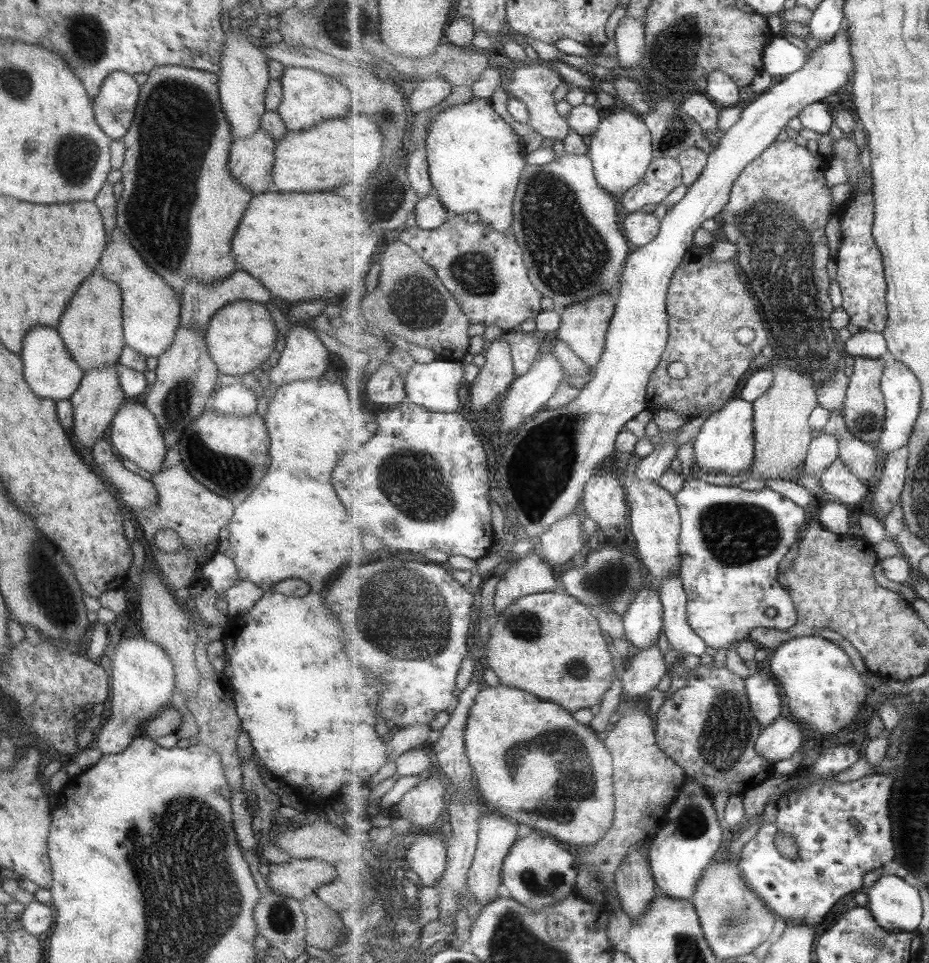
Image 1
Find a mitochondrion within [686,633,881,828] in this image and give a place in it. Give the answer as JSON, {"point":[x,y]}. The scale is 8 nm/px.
{"point":[720,738]}

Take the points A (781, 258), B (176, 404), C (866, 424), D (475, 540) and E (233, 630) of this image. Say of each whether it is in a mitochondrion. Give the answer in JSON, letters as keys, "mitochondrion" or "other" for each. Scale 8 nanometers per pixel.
{"A":"mitochondrion","B":"mitochondrion","C":"mitochondrion","D":"other","E":"other"}

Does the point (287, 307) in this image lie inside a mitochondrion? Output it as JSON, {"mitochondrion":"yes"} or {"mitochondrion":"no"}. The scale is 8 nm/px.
{"mitochondrion":"no"}

